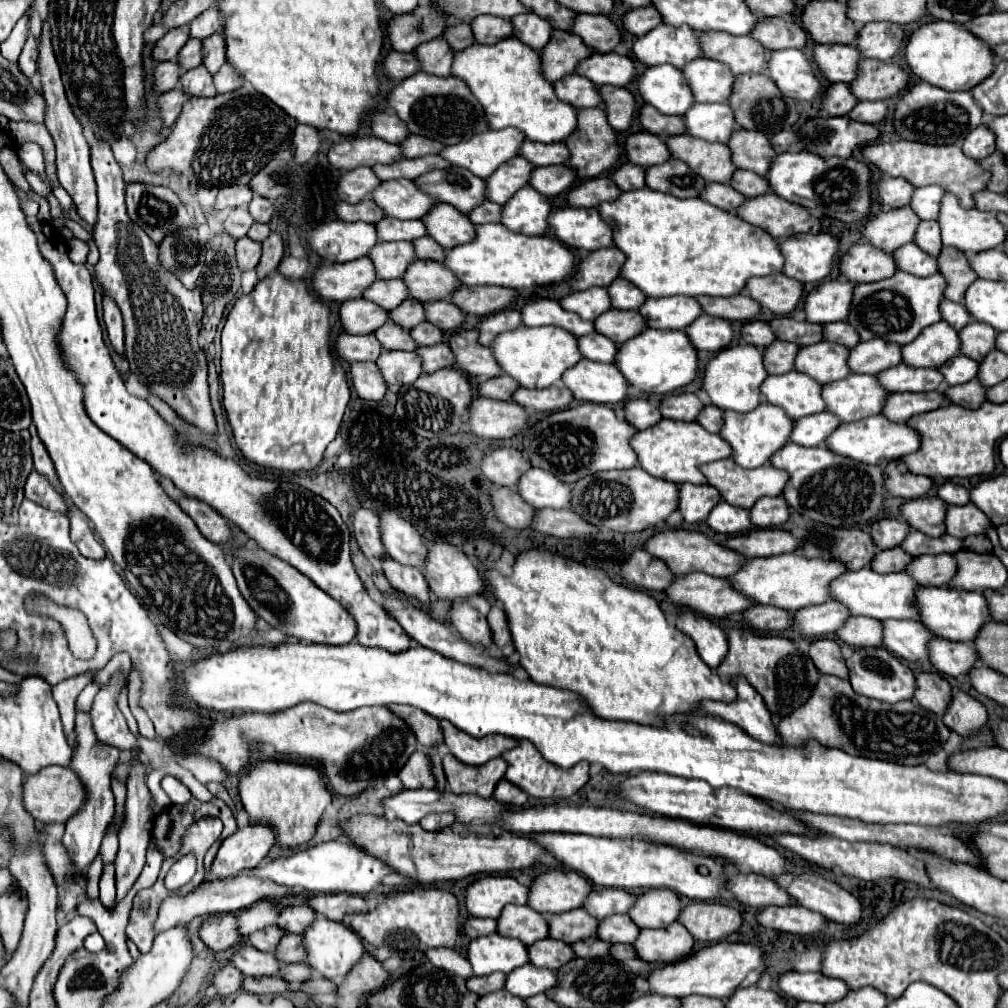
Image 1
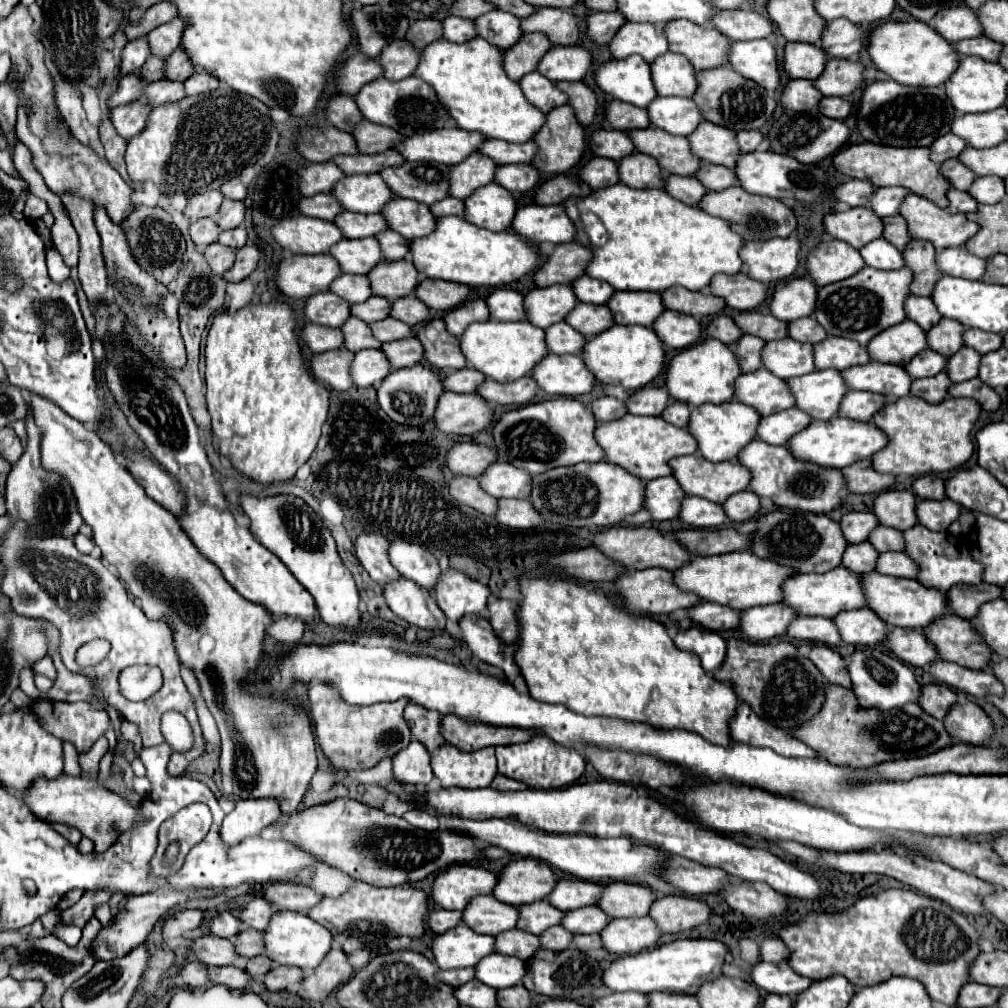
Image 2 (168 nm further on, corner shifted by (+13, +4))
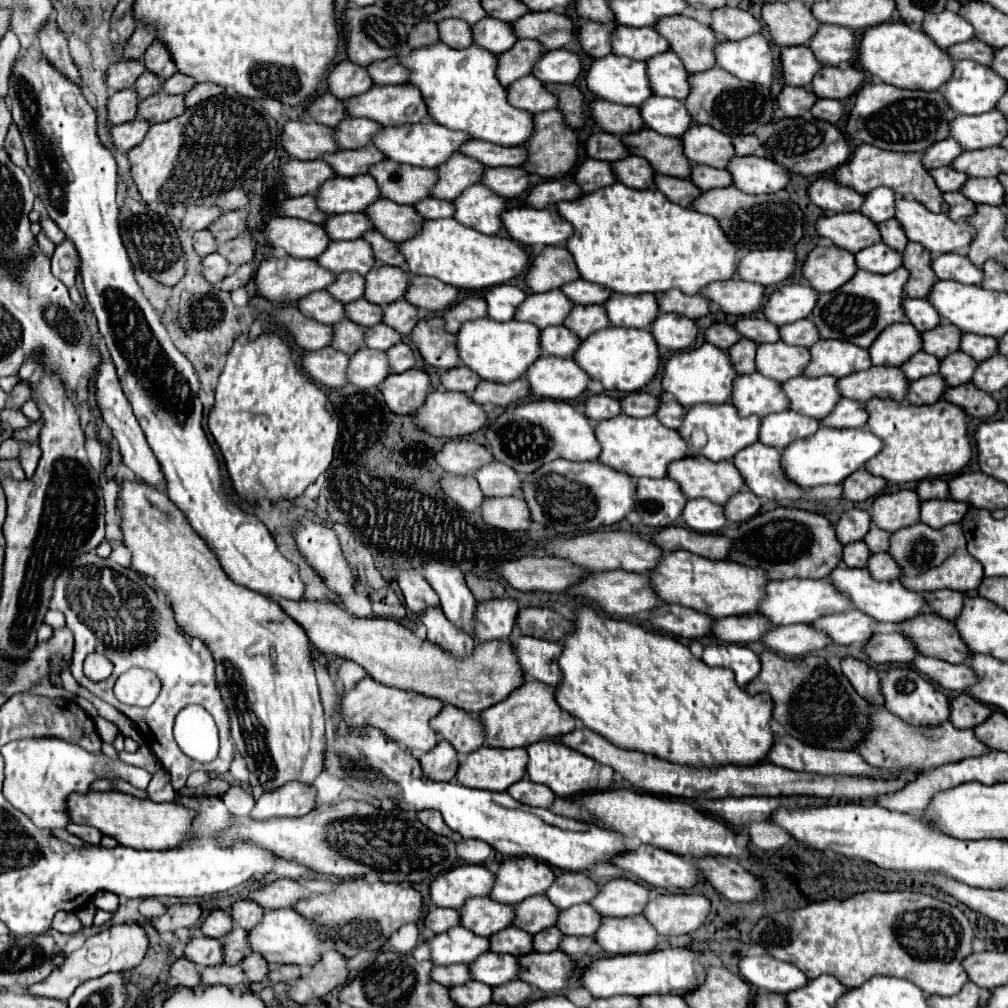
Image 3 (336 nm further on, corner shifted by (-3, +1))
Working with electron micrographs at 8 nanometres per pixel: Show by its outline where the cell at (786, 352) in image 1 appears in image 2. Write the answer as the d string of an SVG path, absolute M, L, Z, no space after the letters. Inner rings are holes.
M744 334L734 344L734 350L736 350L742 372L754 372L754 370L760 368L760 350L764 348L764 344L766 344L764 340L760 340L756 336L750 336L750 334Z

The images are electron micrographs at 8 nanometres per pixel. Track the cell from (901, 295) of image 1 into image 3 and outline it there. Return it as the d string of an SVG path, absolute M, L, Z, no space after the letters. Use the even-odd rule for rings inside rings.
M900 267L898 271L892 271L892 275L858 271L840 289L832 293L820 293L820 299L812 311L812 321L820 329L822 339L840 339L868 349L886 327L906 321L902 301L906 297L904 287L908 279L910 275L904 267Z

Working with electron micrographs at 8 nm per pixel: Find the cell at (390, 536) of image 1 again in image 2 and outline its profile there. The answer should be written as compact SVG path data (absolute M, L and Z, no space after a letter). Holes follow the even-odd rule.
M394 540L390 544L390 562L392 566L408 580L414 580L420 584L424 590L432 594L436 582L440 580L440 566L438 560L426 550L420 548L418 544L410 544L404 540Z

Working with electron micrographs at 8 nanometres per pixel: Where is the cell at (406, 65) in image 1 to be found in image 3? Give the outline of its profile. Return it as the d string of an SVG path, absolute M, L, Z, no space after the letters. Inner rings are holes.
M342 61L330 71L328 87L330 93L336 95L338 99L350 99L374 87L374 81L362 65L356 65L352 61Z

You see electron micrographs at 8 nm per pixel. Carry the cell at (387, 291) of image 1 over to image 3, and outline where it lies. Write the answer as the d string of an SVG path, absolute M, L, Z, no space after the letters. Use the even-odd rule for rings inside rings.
M340 273L336 277L334 287L330 287L328 293L332 293L342 303L352 303L352 301L364 297L364 285L366 285L366 279L362 275L356 275L356 273Z

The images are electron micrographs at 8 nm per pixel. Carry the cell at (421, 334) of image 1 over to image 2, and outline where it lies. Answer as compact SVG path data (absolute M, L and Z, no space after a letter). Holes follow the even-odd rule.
M384 318L384 320L378 320L378 322L372 322L370 324L370 330L372 334L376 336L376 340L380 342L392 342L392 340L402 340L406 336L410 336L412 328L400 320L394 320L394 318Z

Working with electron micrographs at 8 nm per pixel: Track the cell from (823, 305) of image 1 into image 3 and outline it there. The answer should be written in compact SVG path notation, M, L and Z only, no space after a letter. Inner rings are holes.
M810 283L784 285L772 293L764 307L764 315L770 323L782 327L800 319L806 319L816 307L818 291Z

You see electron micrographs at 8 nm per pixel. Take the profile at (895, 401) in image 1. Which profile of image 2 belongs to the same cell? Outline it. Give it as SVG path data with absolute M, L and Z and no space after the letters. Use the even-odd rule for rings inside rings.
M848 392L840 404L838 416L852 418L858 422L870 422L872 416L884 406L886 398L872 392Z

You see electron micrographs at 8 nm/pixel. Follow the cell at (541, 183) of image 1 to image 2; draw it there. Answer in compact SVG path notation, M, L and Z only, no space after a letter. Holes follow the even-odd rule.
M508 164L498 166L494 172L494 182L508 192L526 192L538 186L538 170L530 164Z

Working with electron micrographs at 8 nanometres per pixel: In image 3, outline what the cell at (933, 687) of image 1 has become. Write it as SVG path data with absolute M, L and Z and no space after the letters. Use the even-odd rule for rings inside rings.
M960 693L950 699L950 721L954 727L972 729L990 715L990 707L976 701L970 693Z

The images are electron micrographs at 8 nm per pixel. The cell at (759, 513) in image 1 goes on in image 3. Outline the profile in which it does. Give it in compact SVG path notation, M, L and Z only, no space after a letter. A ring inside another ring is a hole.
M742 489L740 493L736 493L736 497L732 497L732 499L724 505L724 511L726 511L728 521L742 523L742 521L752 519L754 515L758 515L760 507L762 507L760 497L752 495L752 491L748 491L748 489Z

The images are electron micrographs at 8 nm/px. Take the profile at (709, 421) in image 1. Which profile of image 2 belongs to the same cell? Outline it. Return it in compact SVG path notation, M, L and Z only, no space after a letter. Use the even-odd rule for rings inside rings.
M672 402L668 404L668 408L660 414L666 422L678 426L678 428L686 428L688 426L688 416L690 416L690 410L684 402Z

